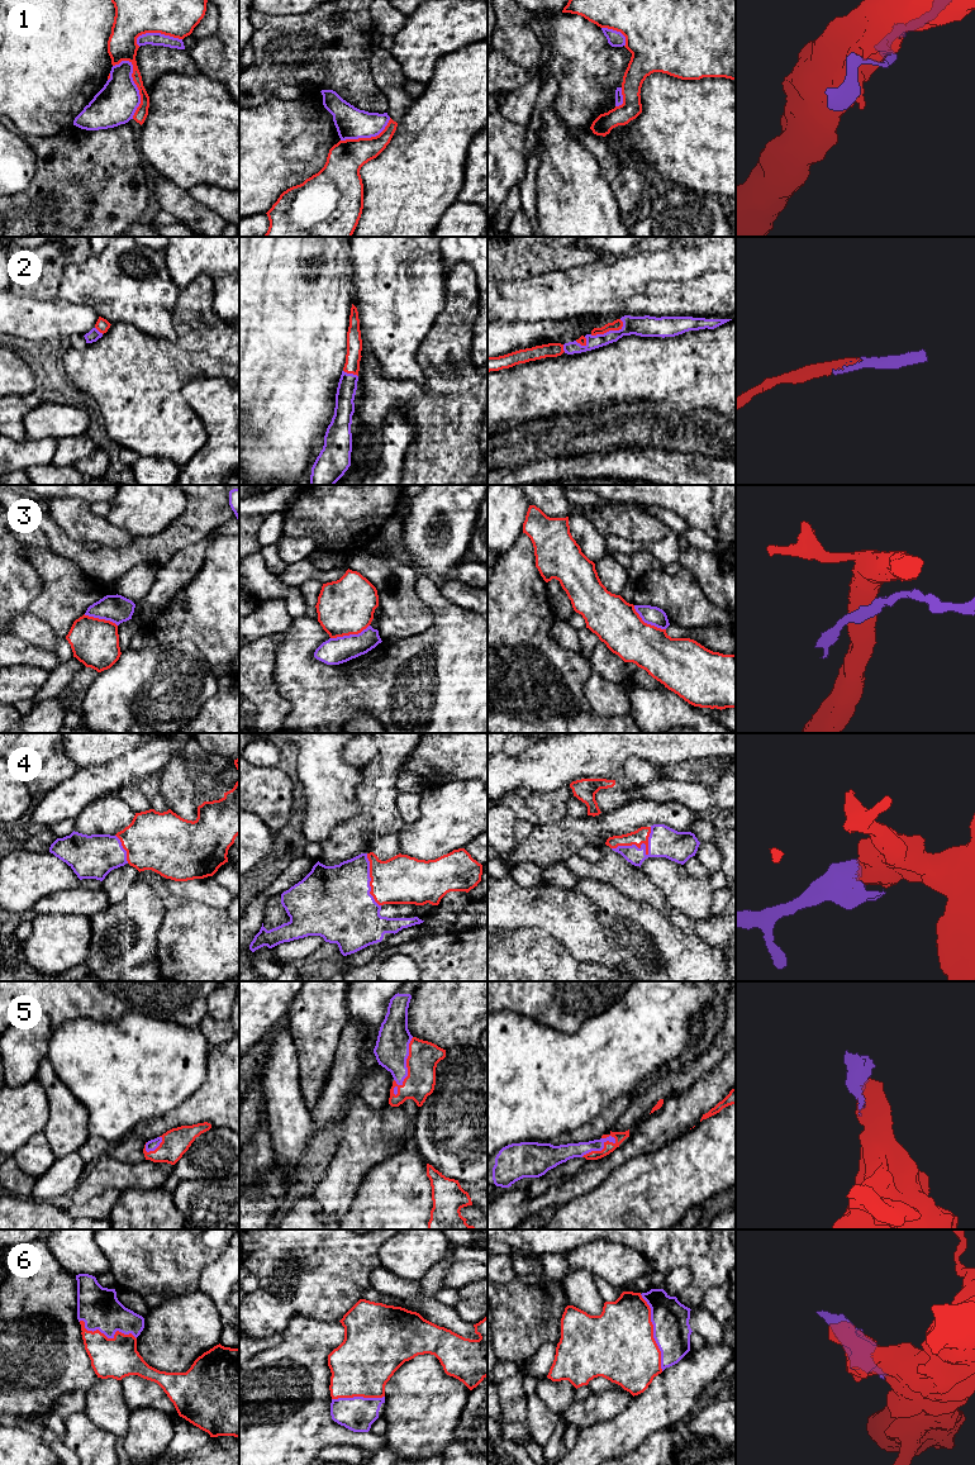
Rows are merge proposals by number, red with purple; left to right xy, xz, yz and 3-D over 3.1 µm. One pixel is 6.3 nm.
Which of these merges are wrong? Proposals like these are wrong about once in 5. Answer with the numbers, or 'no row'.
1, 3

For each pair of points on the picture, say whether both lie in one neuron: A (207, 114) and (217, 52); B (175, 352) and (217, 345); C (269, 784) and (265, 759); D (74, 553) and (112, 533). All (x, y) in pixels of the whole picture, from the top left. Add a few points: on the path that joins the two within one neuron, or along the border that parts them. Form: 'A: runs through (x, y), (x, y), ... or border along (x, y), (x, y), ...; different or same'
A: border along (199, 71), (215, 79), (226, 89); different
B: runs through (185, 352), (195, 352), (207, 347); same
C: border along (252, 764), (276, 767); different
D: border along (61, 527), (71, 538), (84, 546); different

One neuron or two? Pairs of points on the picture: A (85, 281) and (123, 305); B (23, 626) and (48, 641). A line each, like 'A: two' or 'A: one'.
A: one
B: one

